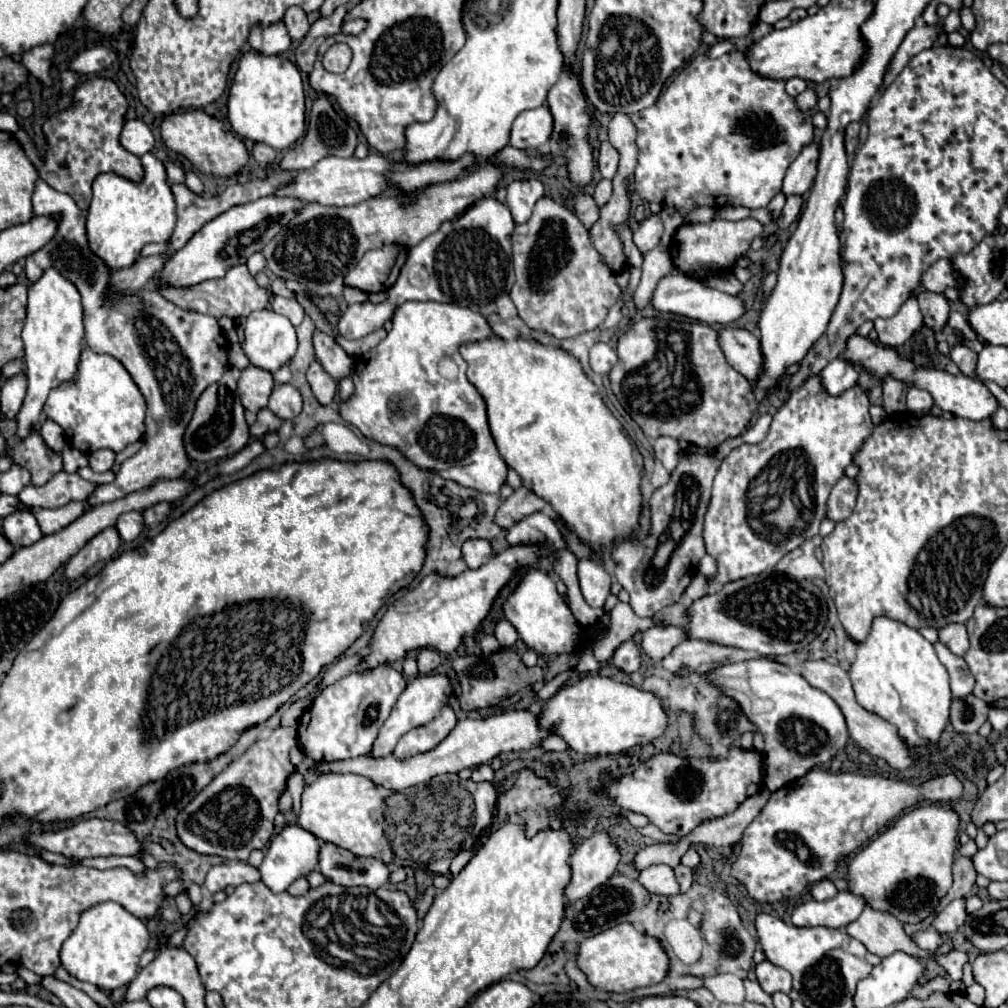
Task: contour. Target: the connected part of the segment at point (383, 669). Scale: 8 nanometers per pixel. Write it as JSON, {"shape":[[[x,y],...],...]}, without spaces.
{"shape":[[[385,663],[373,669],[357,669],[325,687],[299,719],[297,737],[305,757],[313,761],[343,761],[367,755],[405,685],[403,675]]]}

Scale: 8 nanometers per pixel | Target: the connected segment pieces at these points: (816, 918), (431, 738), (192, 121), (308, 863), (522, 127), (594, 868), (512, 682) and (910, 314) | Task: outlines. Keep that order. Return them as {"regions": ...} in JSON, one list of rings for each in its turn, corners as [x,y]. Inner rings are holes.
{"regions":[[[[841,891],[829,901],[807,901],[793,911],[793,925],[797,927],[813,927],[823,925],[831,929],[843,929],[851,921],[859,917],[863,911],[865,901],[863,897],[855,897],[851,891]]],[[[445,705],[441,709],[441,713],[433,721],[405,733],[399,739],[393,755],[399,757],[399,759],[407,759],[407,757],[413,757],[417,753],[431,751],[433,747],[437,747],[453,731],[455,723],[457,723],[457,717],[455,717],[453,709],[449,705]]],[[[201,109],[167,115],[165,121],[161,123],[161,137],[167,145],[167,149],[189,159],[193,163],[193,167],[199,169],[203,175],[231,177],[231,175],[239,173],[247,165],[247,159],[249,159],[249,153],[247,153],[243,141],[237,135],[229,133],[219,119],[207,115]]],[[[289,825],[285,827],[281,833],[277,833],[265,853],[265,859],[261,863],[261,881],[273,891],[273,893],[283,893],[293,881],[297,881],[299,877],[307,877],[319,861],[319,841],[313,833],[305,831],[299,825]]],[[[547,105],[523,111],[511,129],[511,145],[517,149],[541,149],[547,145],[553,129],[553,117]]],[[[597,831],[587,837],[571,857],[573,877],[565,891],[569,901],[589,895],[597,885],[603,885],[615,871],[621,851],[607,831]]],[[[495,651],[491,655],[465,655],[465,657],[455,657],[451,661],[459,685],[461,685],[461,709],[473,711],[481,707],[489,707],[495,703],[495,699],[511,697],[519,689],[527,687],[529,683],[535,681],[533,669],[527,669],[521,661],[521,657],[515,651]]],[[[909,297],[893,317],[875,319],[875,331],[879,333],[879,343],[887,347],[901,347],[921,327],[923,317],[915,297]]]]}

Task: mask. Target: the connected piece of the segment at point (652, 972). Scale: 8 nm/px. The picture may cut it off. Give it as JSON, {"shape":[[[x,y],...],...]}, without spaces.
{"shape":[[[619,923],[595,937],[585,939],[579,947],[577,965],[587,975],[593,987],[603,991],[627,993],[637,987],[661,983],[669,971],[669,957],[659,939],[639,933],[631,923]]]}

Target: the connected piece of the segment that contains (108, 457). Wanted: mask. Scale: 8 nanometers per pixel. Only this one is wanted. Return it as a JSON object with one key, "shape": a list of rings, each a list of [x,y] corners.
{"shape":[[[99,449],[95,453],[89,455],[89,467],[95,471],[95,473],[105,473],[113,467],[115,463],[115,453],[111,449]]]}

